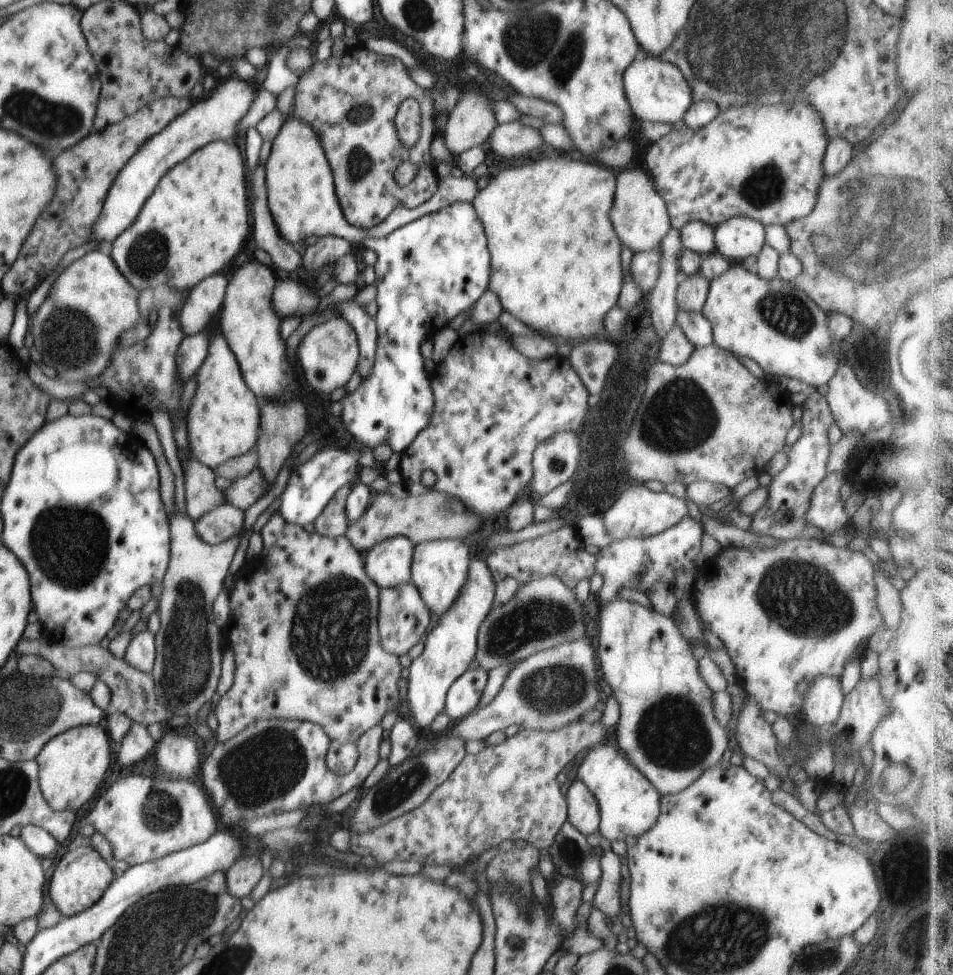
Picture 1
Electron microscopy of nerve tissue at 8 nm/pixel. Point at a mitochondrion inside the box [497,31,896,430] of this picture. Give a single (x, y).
(788, 314)

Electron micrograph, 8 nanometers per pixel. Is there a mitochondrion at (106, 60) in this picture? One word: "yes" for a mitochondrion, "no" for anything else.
no

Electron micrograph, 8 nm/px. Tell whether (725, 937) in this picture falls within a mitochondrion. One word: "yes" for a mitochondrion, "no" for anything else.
yes

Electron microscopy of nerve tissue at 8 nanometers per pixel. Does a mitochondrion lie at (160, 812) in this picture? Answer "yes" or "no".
yes

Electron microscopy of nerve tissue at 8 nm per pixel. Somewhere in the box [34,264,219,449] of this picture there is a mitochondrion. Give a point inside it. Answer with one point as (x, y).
(70, 335)

